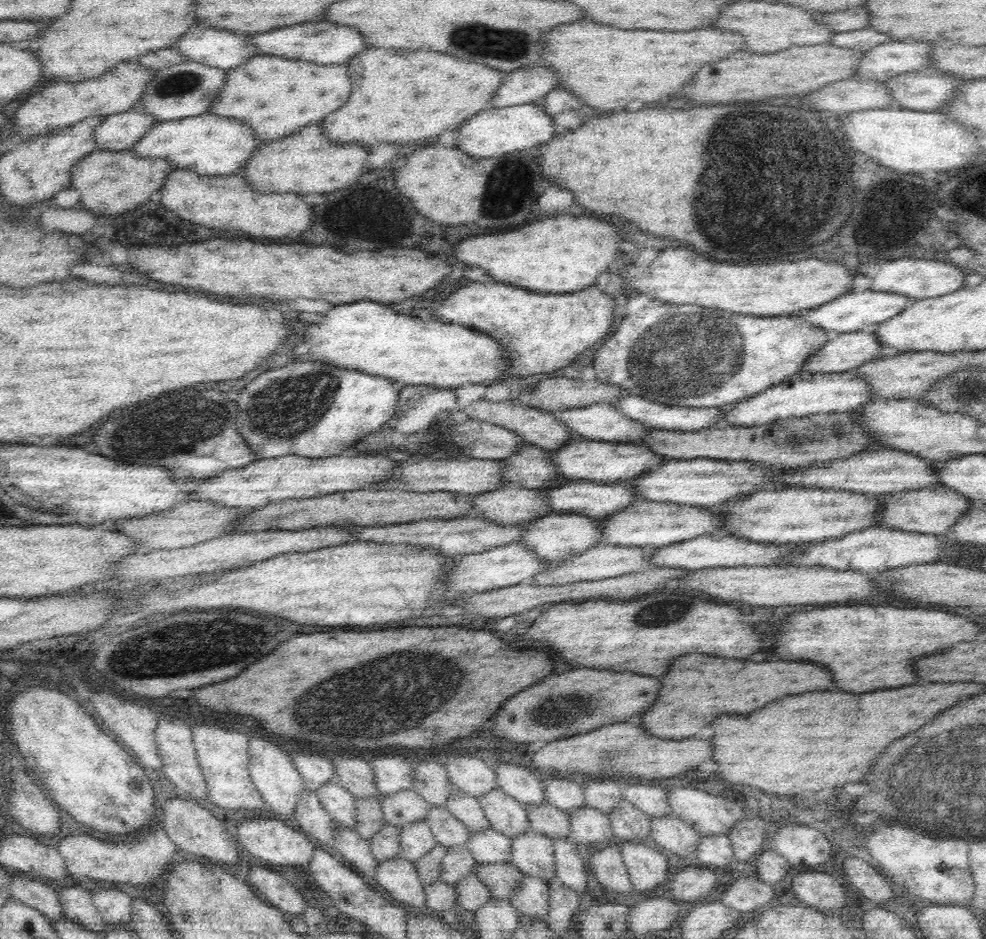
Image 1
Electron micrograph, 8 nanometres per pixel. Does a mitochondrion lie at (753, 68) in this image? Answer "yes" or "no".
no

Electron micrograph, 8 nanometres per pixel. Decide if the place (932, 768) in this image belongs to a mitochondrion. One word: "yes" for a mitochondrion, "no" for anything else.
yes

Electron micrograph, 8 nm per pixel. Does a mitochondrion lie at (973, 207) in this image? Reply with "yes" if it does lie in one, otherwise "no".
no

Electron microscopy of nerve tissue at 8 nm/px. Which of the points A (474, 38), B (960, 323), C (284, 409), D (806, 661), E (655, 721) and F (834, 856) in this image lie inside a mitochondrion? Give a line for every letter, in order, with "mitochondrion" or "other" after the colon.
A: mitochondrion
B: other
C: mitochondrion
D: other
E: other
F: other

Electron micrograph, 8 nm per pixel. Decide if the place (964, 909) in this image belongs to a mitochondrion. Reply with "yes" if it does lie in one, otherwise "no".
no

